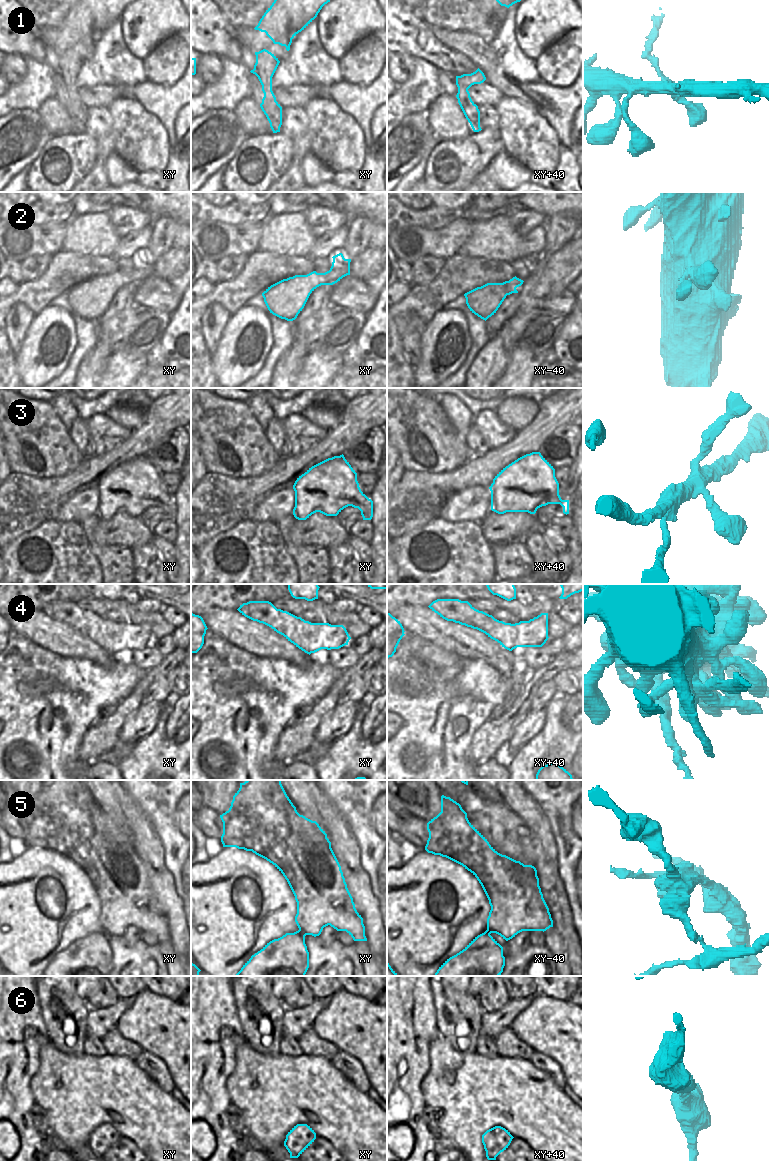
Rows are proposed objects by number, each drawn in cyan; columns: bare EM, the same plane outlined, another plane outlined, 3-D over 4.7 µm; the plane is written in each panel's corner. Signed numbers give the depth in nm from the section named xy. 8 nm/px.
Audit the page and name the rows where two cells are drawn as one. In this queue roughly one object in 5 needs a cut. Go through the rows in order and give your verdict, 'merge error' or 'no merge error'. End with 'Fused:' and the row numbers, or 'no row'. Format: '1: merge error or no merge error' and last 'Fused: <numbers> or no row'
1: no merge error
2: no merge error
3: no merge error
4: no merge error
5: no merge error
6: no merge error
Fused: no row

